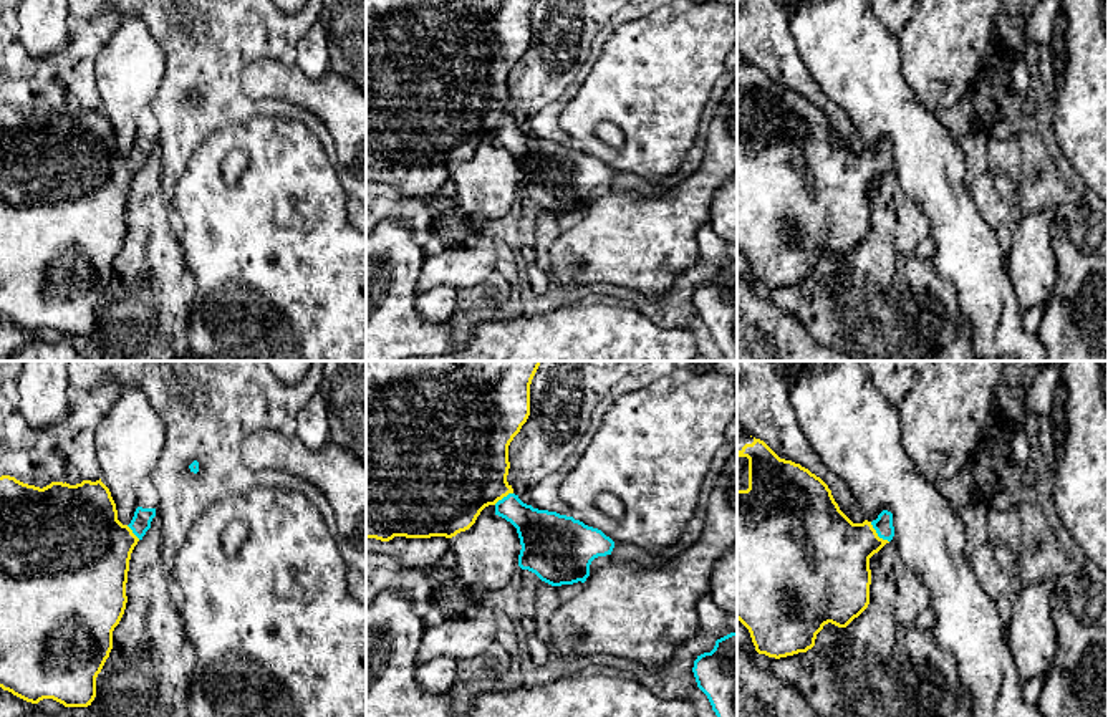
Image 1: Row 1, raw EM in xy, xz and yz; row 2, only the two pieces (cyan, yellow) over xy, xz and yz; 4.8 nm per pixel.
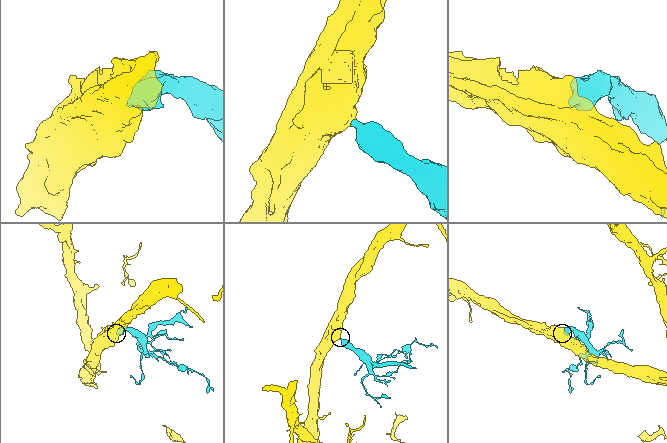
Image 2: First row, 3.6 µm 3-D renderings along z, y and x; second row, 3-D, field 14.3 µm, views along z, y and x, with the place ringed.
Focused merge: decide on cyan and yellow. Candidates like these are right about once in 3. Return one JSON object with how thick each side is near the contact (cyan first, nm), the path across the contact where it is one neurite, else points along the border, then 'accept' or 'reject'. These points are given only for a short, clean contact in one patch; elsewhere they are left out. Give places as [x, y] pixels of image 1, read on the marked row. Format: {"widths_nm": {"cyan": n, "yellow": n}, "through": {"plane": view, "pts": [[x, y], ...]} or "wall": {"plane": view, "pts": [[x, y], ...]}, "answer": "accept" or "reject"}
{"widths_nm": {"cyan": 90, "yellow": 380}, "through": {"plane": "yz", "pts": [[883, 525], [876, 532], [830, 553]]}, "answer": "accept"}

